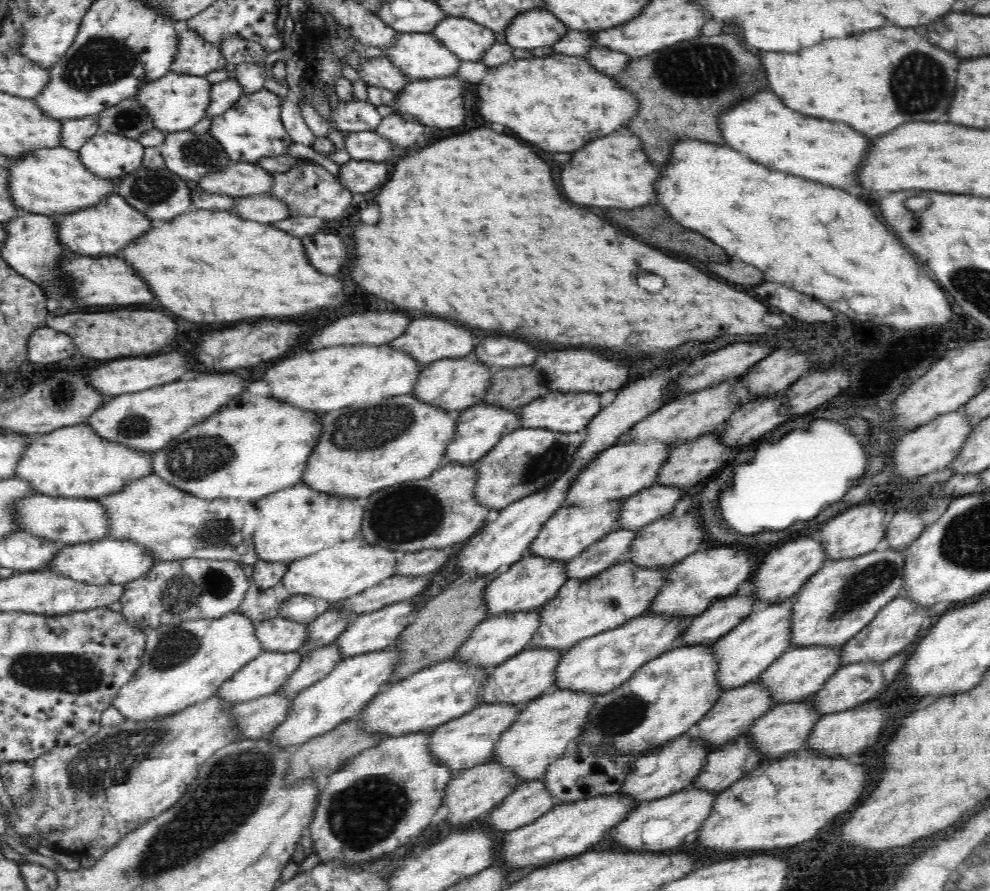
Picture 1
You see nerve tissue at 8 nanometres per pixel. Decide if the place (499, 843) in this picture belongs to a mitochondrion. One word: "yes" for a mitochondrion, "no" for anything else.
no

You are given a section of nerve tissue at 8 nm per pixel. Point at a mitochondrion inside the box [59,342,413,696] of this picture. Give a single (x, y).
(185, 459)

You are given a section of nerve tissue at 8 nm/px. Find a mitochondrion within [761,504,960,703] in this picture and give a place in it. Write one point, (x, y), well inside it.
(872, 579)

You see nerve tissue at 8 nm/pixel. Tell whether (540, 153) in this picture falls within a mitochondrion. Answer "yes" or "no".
no

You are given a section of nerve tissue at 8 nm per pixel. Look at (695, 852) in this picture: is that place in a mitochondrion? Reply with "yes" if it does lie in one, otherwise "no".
no

